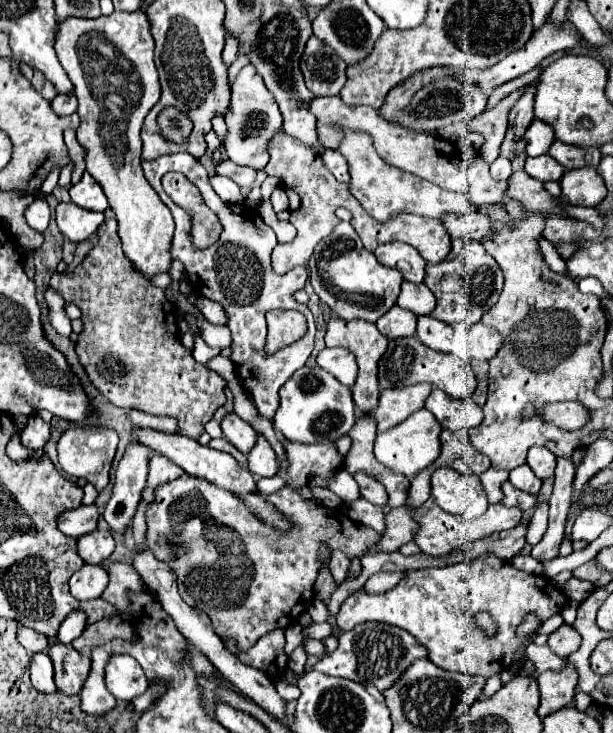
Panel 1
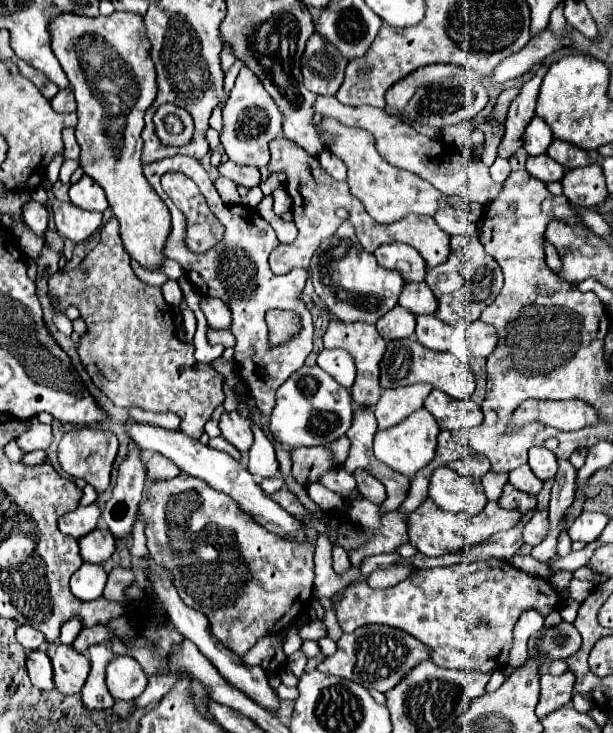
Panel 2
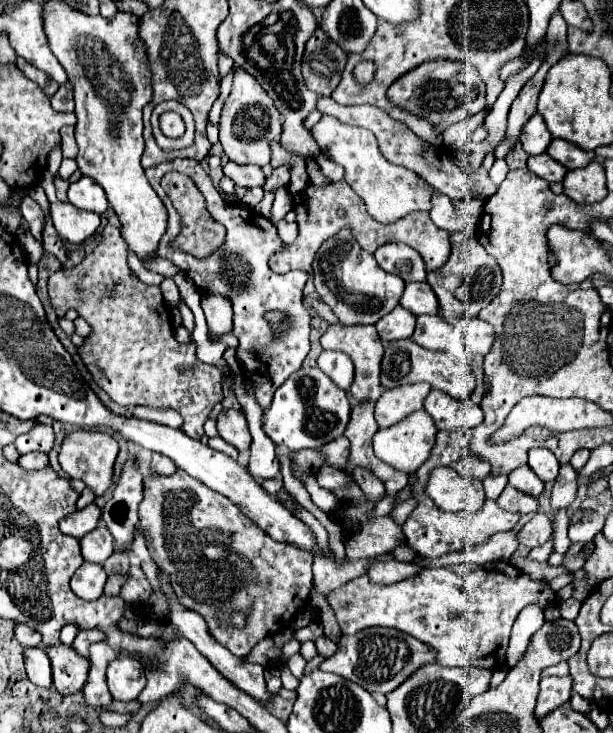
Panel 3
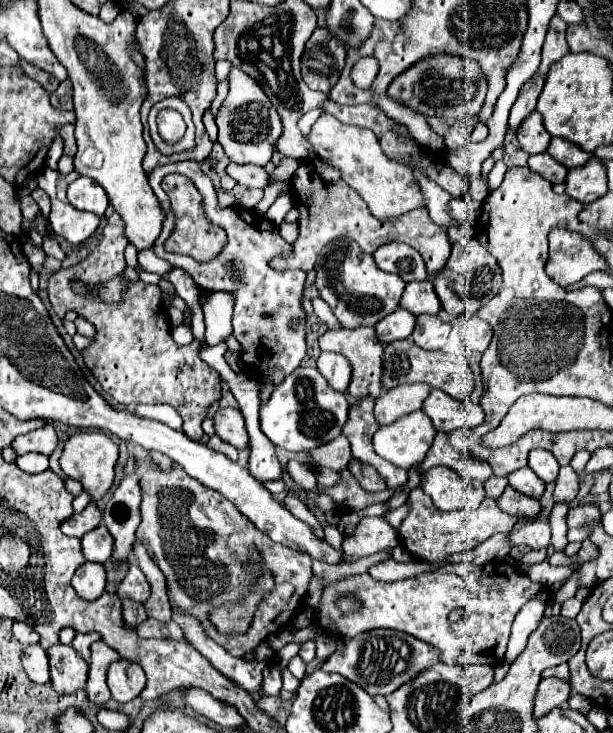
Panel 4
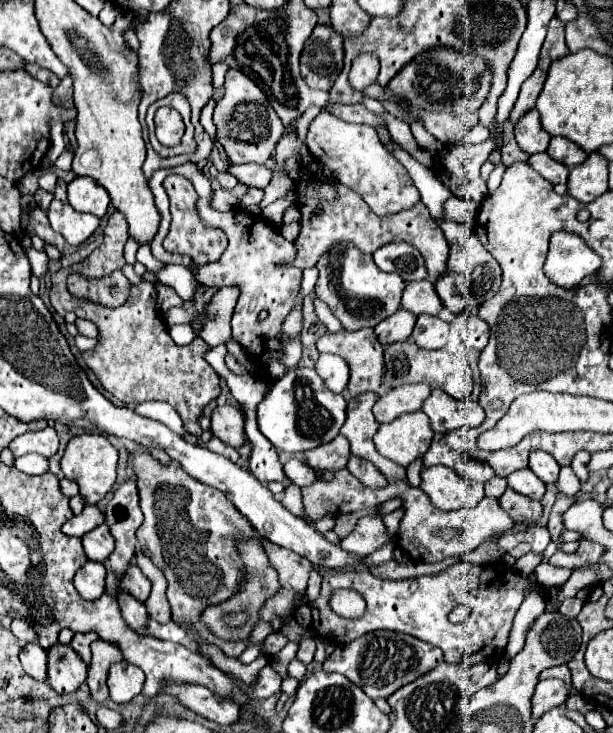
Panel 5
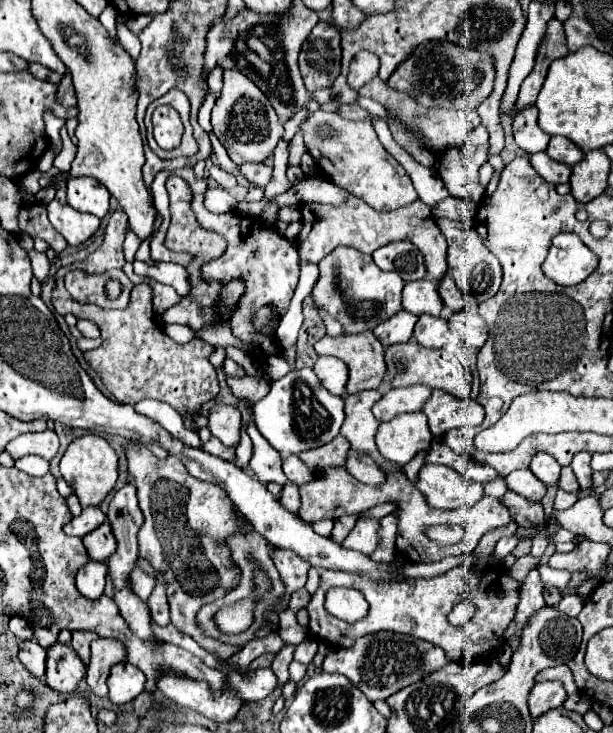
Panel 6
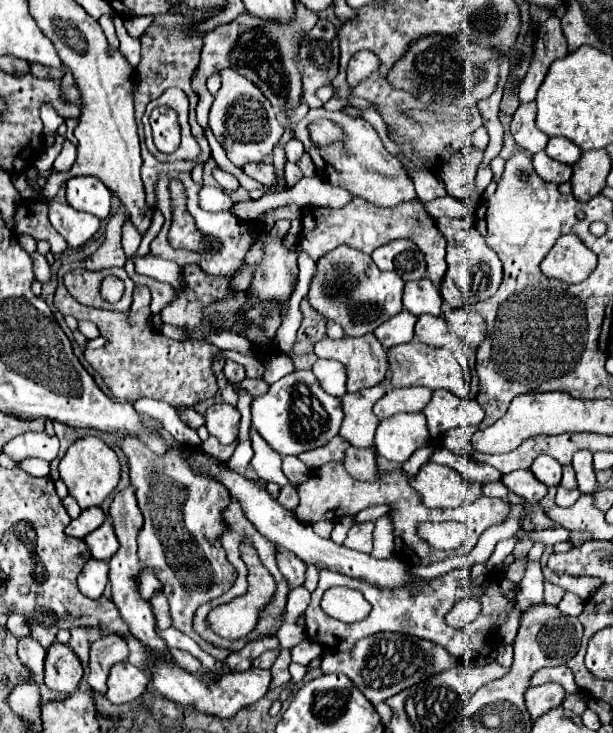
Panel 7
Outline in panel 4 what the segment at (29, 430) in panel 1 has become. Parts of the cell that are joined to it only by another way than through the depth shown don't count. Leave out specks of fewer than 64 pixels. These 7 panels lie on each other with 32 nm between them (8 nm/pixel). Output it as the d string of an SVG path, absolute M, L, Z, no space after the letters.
M46 424L42 428L36 428L28 434L22 434L18 436L14 442L12 442L12 448L16 450L18 456L22 454L28 454L28 452L40 452L40 454L46 454L50 456L56 448L56 432L52 428L52 424Z

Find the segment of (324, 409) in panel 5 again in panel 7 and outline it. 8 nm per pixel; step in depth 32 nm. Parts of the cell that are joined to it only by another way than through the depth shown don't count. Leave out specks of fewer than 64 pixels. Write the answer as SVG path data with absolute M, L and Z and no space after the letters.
M294 370L274 382L262 398L252 402L252 428L282 456L302 454L328 444L340 430L344 412L342 400L324 392L310 370Z

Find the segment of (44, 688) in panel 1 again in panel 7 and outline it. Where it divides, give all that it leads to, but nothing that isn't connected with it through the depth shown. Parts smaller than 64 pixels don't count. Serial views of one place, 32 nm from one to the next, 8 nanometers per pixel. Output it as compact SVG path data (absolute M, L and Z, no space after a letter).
M24 638L18 640L18 658L20 662L34 674L36 680L40 680L44 676L44 658L46 658L46 650L36 644L34 638Z

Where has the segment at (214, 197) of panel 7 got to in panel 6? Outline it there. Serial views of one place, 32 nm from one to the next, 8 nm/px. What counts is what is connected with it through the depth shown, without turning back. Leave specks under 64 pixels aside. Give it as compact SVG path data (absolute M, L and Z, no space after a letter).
M210 188L210 190L206 192L204 204L206 204L206 208L212 210L212 212L230 212L230 210L236 208L238 200L236 200L230 192L226 192L224 188Z

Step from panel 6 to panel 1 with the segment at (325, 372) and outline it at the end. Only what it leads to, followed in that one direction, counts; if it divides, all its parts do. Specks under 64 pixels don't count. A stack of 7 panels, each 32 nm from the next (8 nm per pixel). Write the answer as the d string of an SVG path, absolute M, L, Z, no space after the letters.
M324 348L318 354L318 366L328 370L336 380L340 380L346 386L354 386L356 380L356 358L346 348Z

